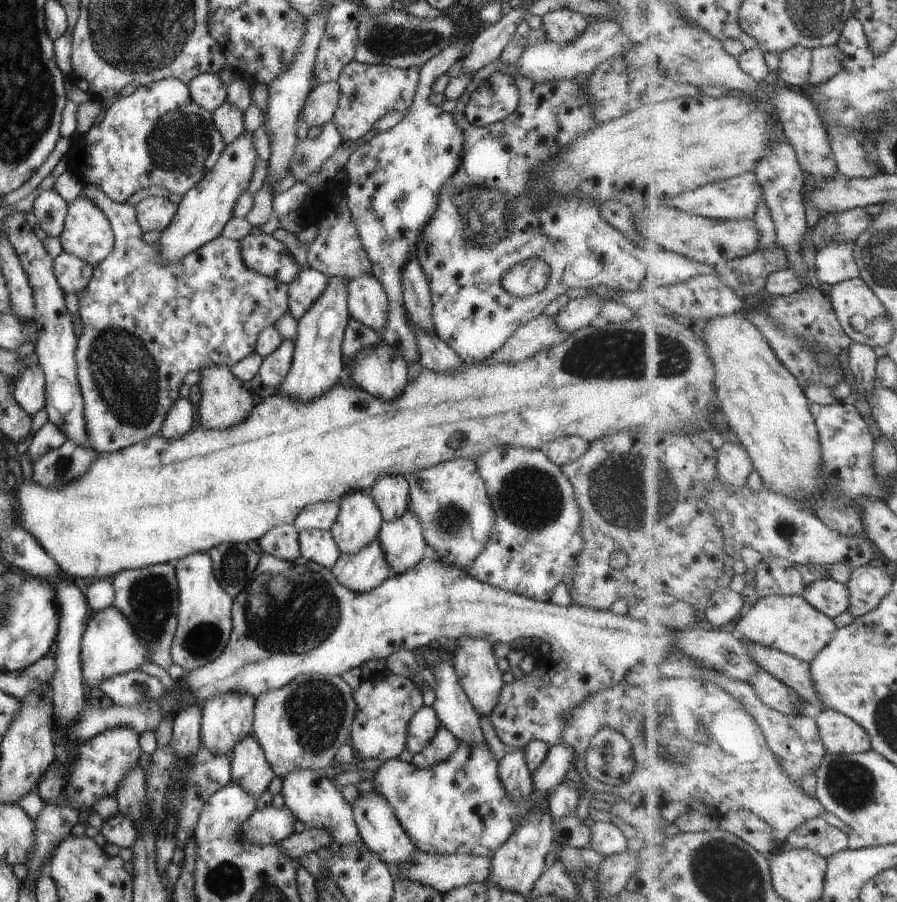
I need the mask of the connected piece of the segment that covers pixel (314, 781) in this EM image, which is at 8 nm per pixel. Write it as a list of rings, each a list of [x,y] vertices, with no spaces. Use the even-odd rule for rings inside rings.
[[[289,770],[281,779],[279,795],[297,821],[305,824],[305,828],[325,828],[331,836],[331,841],[338,844],[359,844],[364,846],[359,837],[352,818],[352,808],[345,802],[339,788],[325,776],[318,776],[313,770]]]

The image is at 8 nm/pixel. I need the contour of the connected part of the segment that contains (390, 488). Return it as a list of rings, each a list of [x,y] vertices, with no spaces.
[[[385,474],[368,491],[369,496],[379,506],[381,518],[389,522],[399,518],[408,504],[408,483],[401,474]]]

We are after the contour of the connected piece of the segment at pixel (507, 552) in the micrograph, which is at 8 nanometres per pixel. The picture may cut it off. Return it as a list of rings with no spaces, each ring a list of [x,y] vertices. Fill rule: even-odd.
[[[499,446],[473,458],[473,462],[479,478],[483,480],[494,520],[483,550],[471,562],[467,562],[463,570],[478,582],[501,588],[513,595],[549,601],[551,591],[571,575],[583,542],[578,528],[581,524],[581,510],[577,508],[569,480],[559,467],[549,461],[543,450],[533,448],[523,450]]]

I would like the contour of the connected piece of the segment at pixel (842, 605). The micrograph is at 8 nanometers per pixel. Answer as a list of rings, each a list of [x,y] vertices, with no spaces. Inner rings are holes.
[[[825,579],[815,582],[813,586],[805,590],[802,595],[805,600],[827,614],[829,618],[837,618],[848,612],[851,604],[849,588],[832,579]]]

